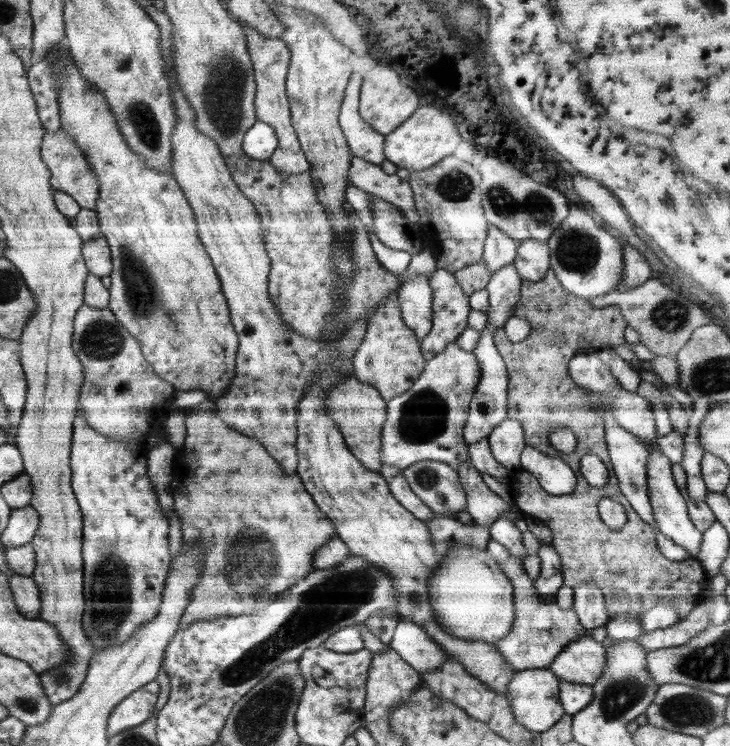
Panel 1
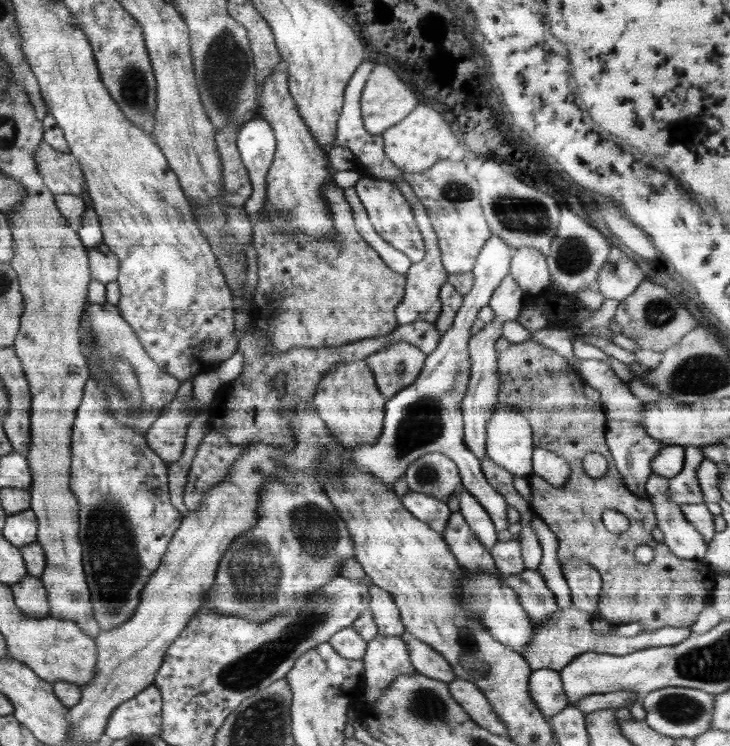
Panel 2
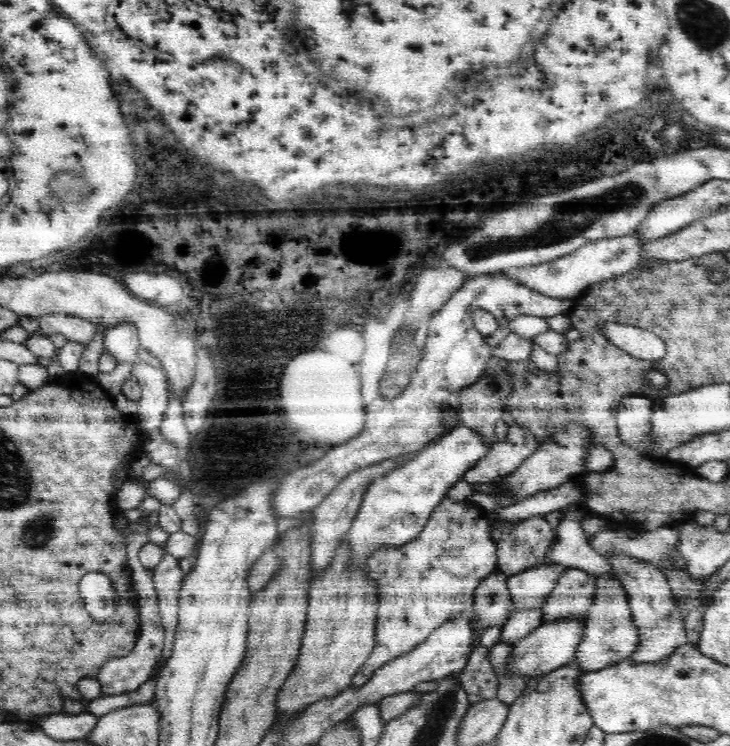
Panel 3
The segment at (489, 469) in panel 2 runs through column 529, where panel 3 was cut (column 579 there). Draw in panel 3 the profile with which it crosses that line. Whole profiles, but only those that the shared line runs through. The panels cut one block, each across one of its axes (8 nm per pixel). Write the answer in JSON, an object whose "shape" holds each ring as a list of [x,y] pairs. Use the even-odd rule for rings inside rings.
{"shape":[[[580,503],[569,504],[554,515],[557,521],[556,542],[544,554],[548,564],[580,569],[596,577],[616,577],[606,556],[598,554],[587,541],[580,527],[585,508]]]}

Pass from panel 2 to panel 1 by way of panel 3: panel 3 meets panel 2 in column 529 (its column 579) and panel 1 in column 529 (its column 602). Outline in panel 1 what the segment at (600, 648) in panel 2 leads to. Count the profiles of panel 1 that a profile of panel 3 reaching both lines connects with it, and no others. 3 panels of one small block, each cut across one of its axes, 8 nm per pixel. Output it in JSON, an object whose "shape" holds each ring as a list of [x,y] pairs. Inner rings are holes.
{"shape":[[[490,539],[485,551],[494,557],[503,573],[511,580],[514,592],[514,626],[504,636],[504,640],[495,643],[497,651],[504,657],[504,661],[514,671],[532,670],[534,668],[548,668],[556,660],[556,656],[572,640],[590,633],[580,625],[578,614],[573,609],[562,610],[557,604],[546,604],[536,592],[533,580],[526,574],[523,560],[512,556],[510,551],[499,542]]]}

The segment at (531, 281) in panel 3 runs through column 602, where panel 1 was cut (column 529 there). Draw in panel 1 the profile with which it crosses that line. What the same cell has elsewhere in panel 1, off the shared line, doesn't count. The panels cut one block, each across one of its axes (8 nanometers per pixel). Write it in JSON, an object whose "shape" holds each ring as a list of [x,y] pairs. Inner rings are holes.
{"shape":[[[523,240],[513,263],[523,280],[537,281],[550,270],[550,254],[547,243],[539,240]]]}

